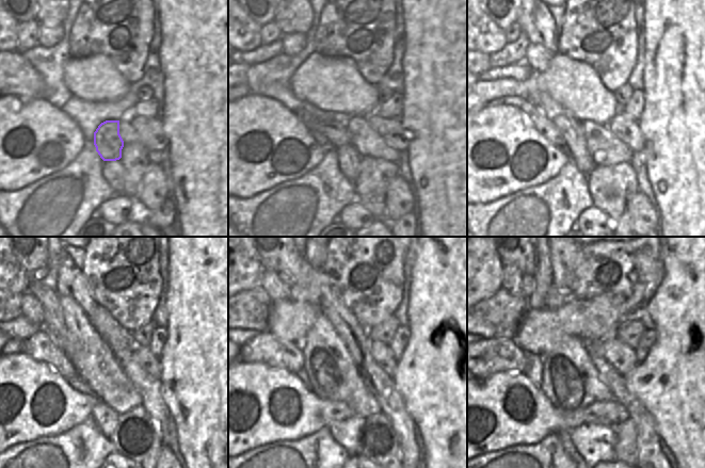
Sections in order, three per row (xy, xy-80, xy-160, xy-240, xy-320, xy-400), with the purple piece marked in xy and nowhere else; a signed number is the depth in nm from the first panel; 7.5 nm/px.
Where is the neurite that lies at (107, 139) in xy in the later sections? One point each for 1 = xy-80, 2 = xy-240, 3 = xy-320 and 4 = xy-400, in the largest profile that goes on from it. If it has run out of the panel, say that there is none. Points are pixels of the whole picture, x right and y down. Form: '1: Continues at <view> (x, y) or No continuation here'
1: Continues at xy-80 (337, 133)
2: Continues at xy-240 (38, 345)
3: Continues at xy-320 (262, 349)
4: Continues at xy-400 (490, 356)

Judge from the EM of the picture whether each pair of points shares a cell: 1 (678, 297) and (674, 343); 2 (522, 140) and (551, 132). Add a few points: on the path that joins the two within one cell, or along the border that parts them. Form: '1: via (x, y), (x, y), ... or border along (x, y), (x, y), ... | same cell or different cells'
1: via (678, 309), (678, 332) | same cell
2: border along (525, 116), (541, 134), (557, 147) | different cells

